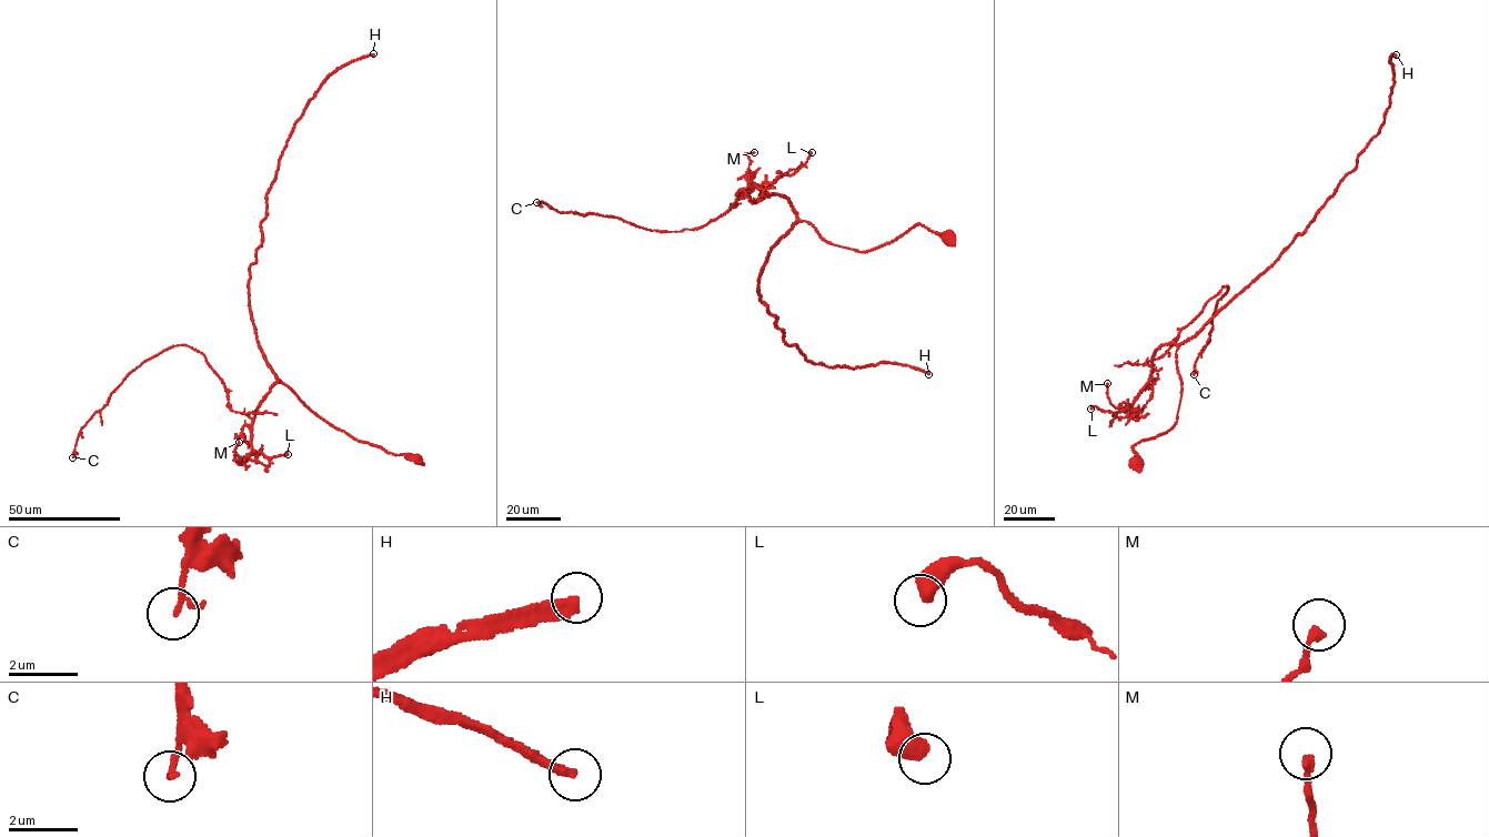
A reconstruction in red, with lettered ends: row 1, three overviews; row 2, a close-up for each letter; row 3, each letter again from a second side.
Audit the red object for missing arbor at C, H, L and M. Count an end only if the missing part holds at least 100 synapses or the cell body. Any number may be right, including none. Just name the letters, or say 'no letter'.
H

